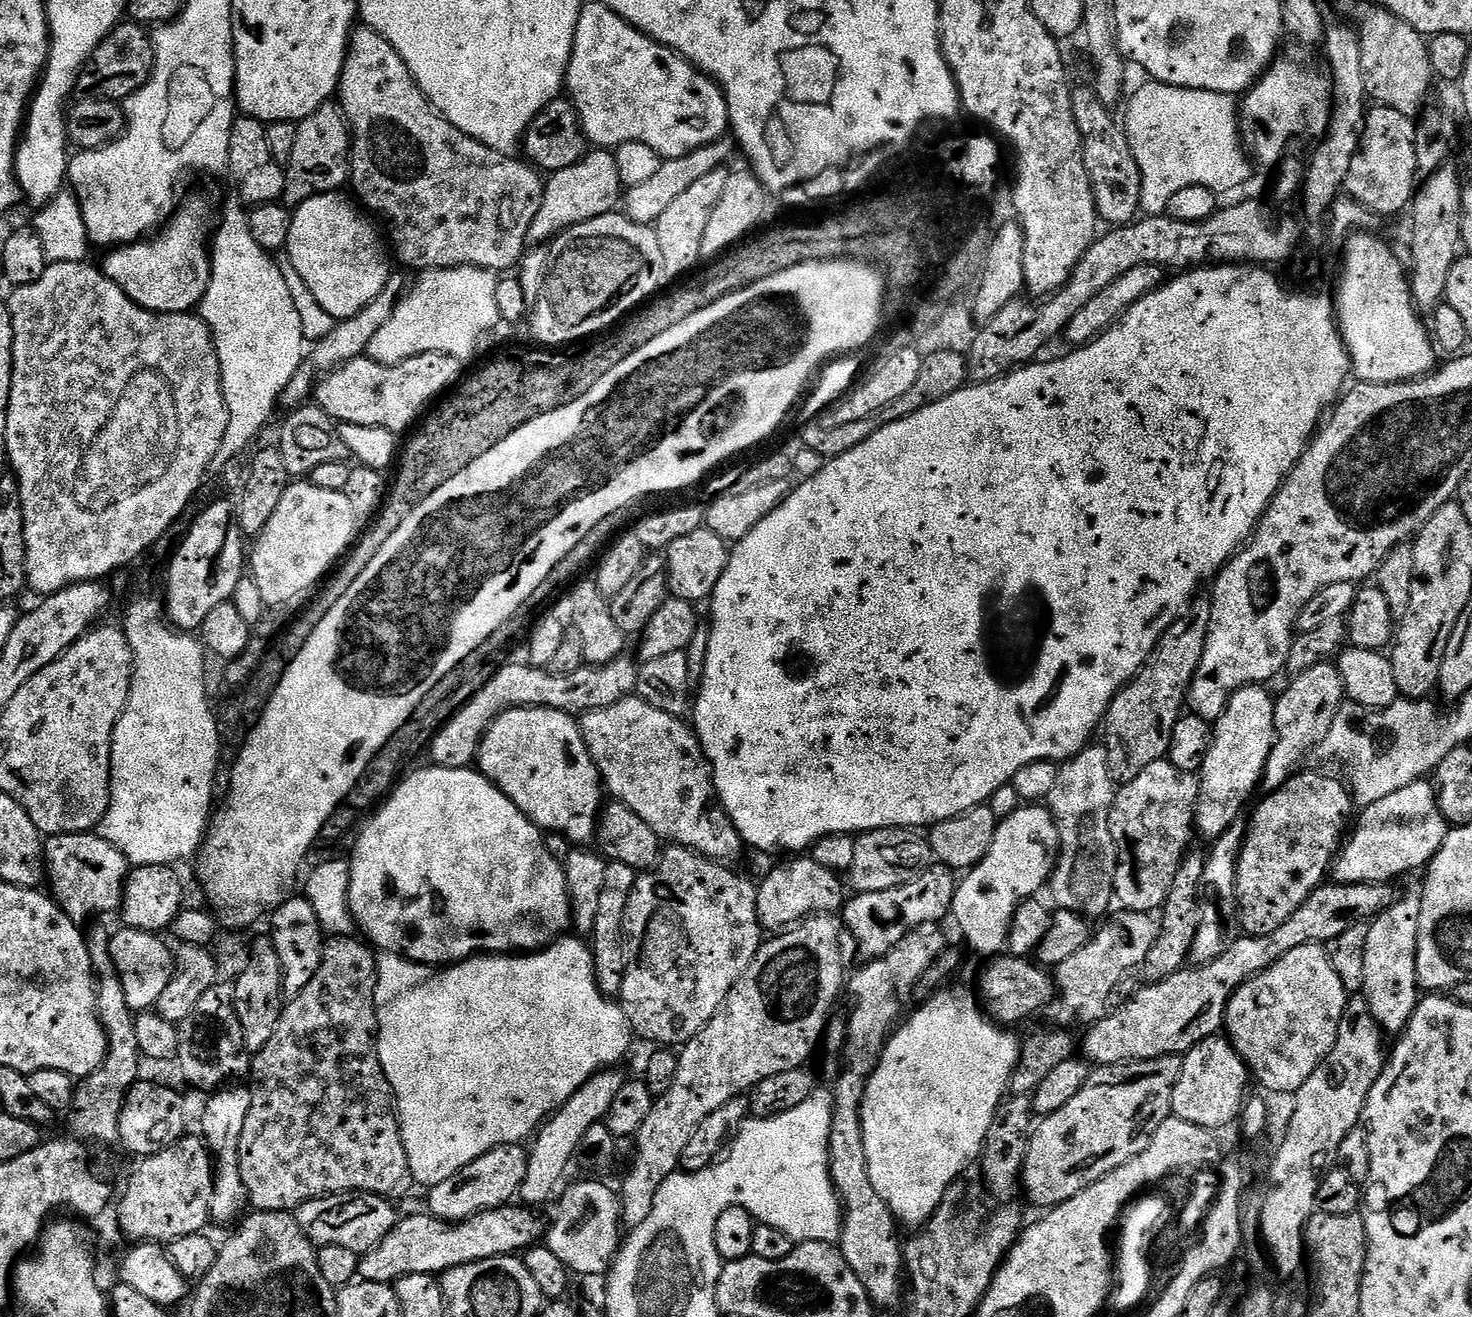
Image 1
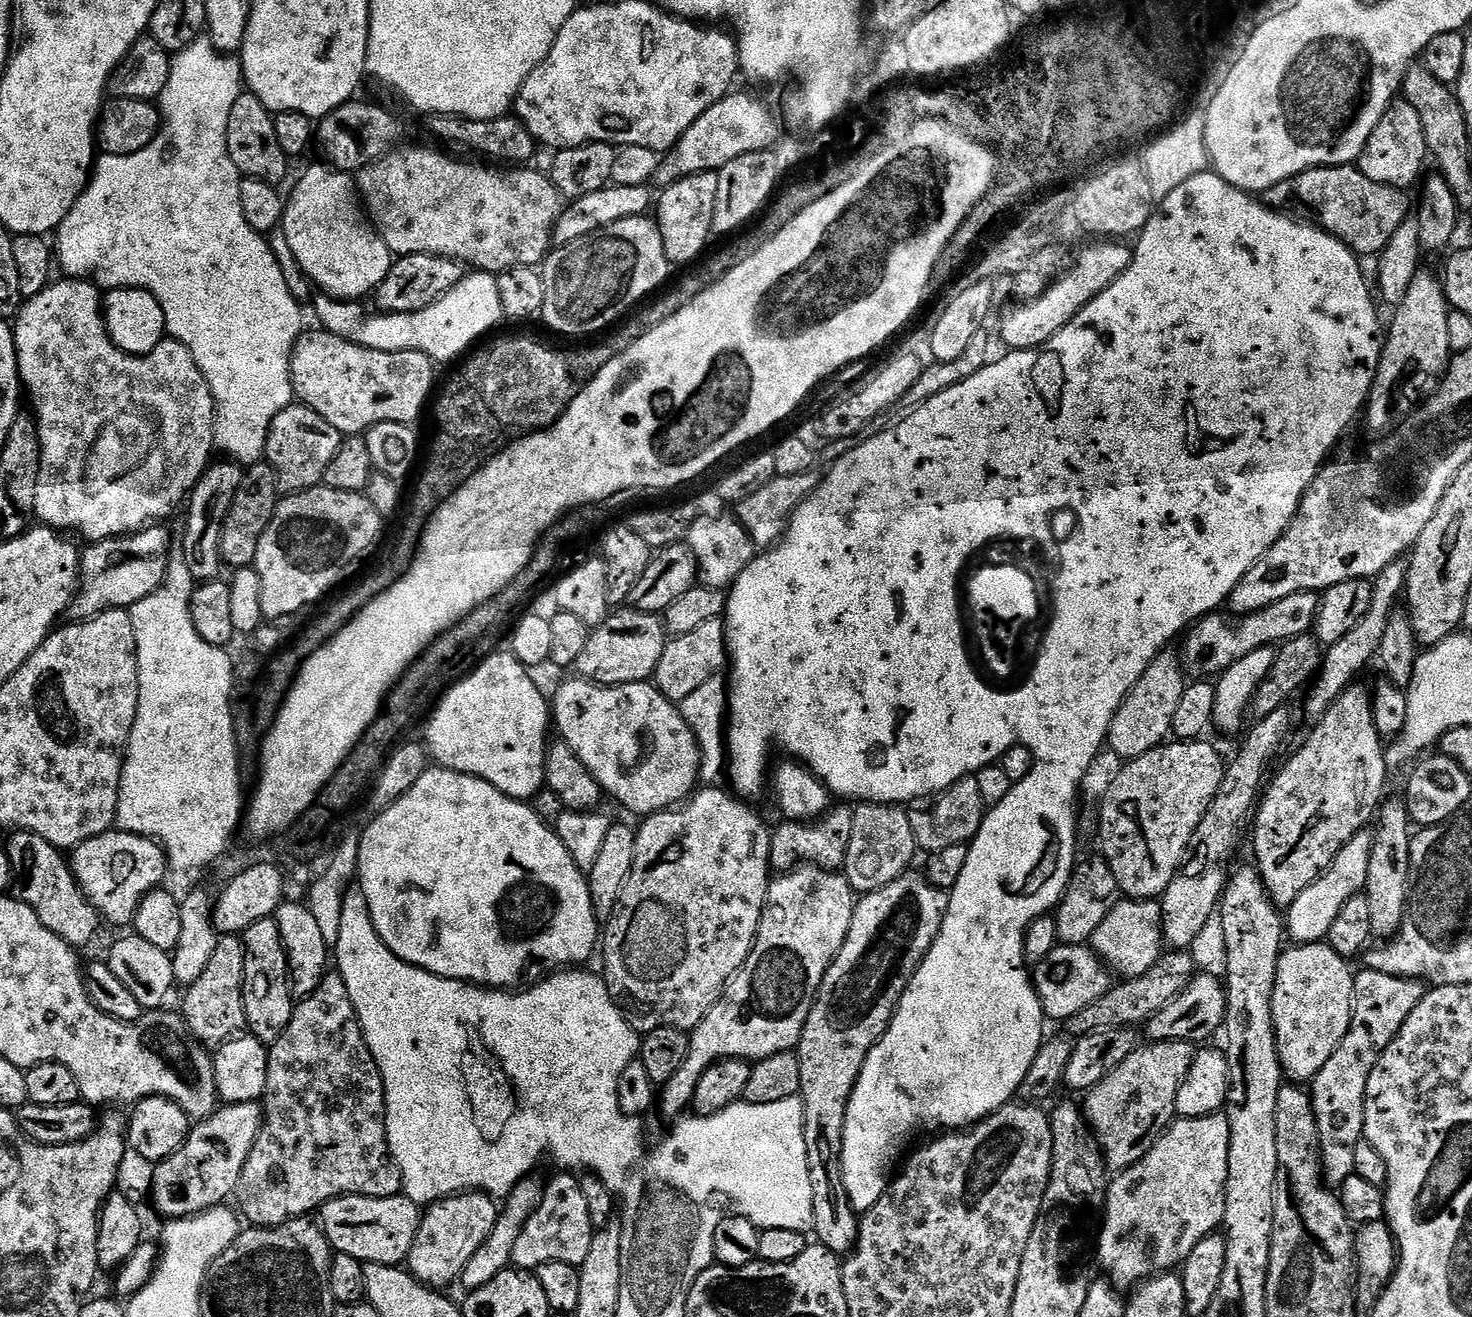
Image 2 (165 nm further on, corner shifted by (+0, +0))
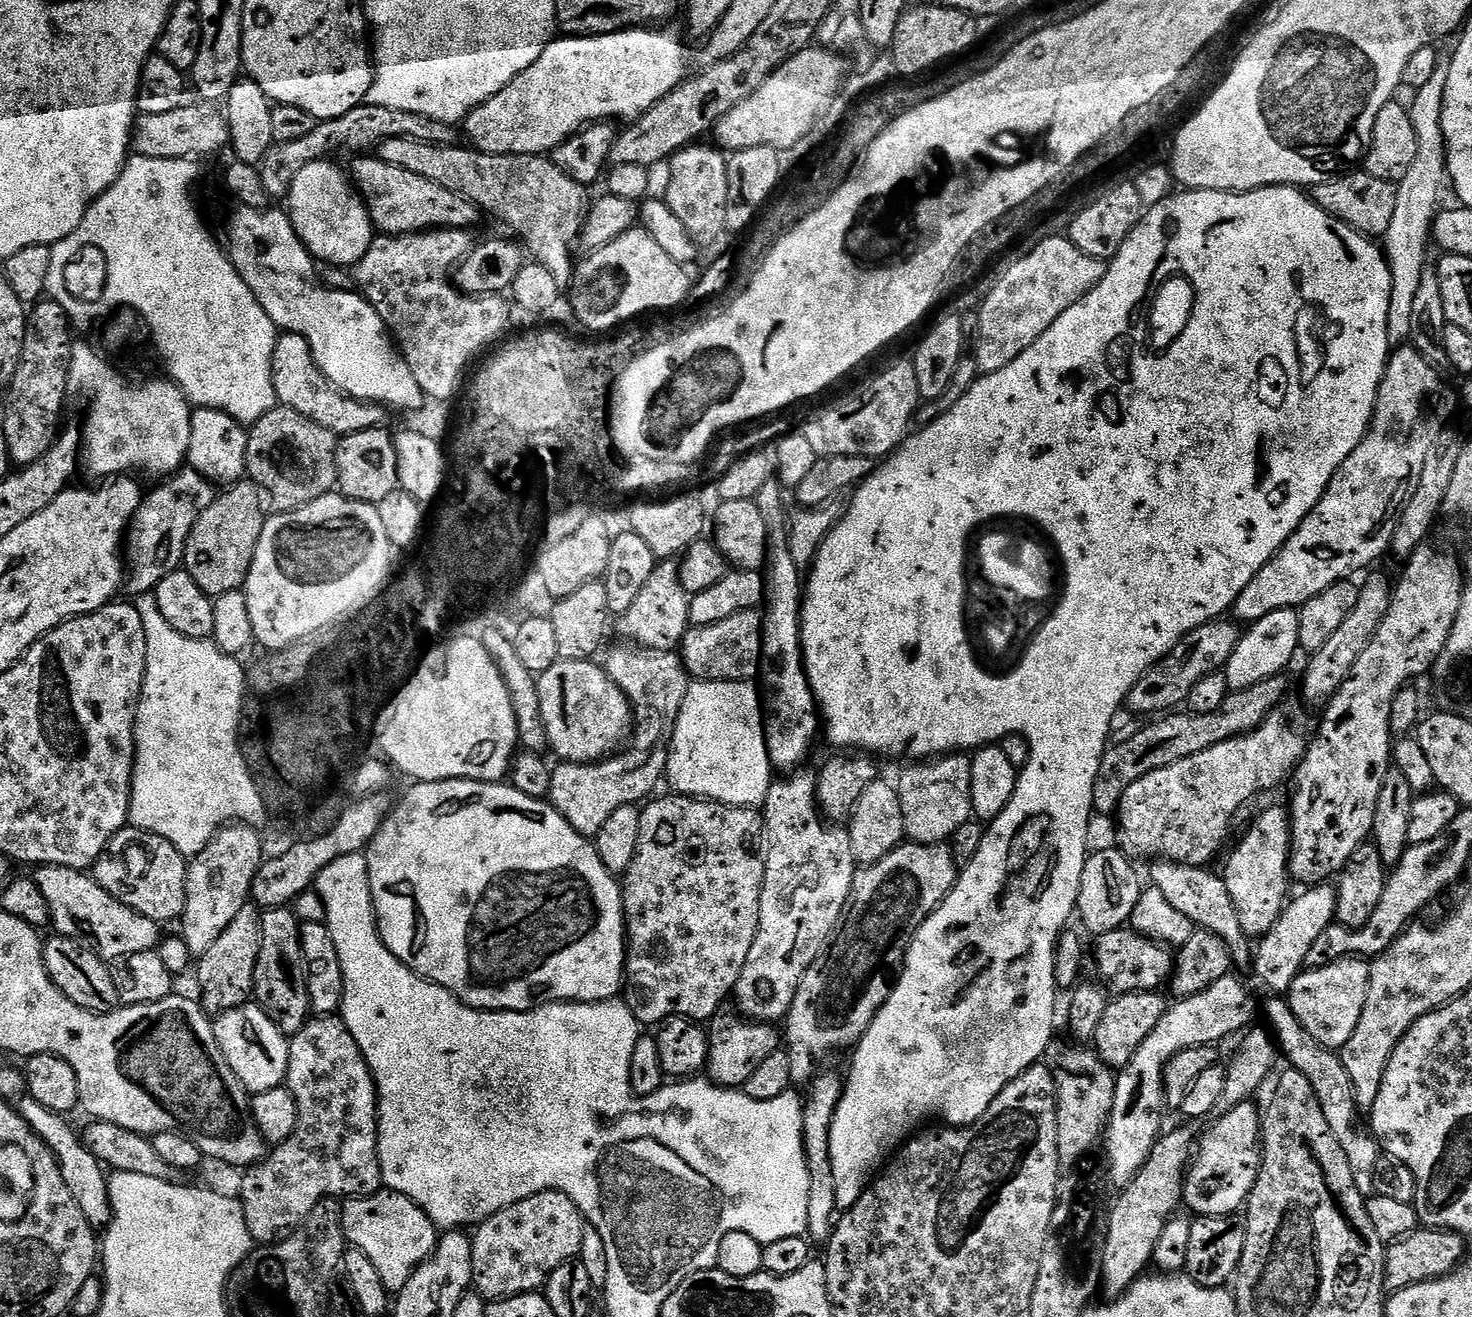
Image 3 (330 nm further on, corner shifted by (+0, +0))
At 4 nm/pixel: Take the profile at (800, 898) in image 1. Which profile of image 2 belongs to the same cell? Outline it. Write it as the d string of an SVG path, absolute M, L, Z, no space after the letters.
M848 806L840 807L844 808L829 807L823 815L811 822L798 820L780 822L772 832L771 867L780 874L791 872L796 865L805 862L829 870L843 869L846 850L850 846L850 834L854 830L854 811Z

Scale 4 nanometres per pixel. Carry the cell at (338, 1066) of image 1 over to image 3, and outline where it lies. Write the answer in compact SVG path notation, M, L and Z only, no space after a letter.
M339 1015L316 1016L315 1018L309 1019L308 1024L302 1026L302 1030L298 1030L298 1034L289 1039L288 1078L286 1086L290 1090L290 1094L294 1094L294 1102L298 1106L298 1126L294 1128L294 1134L290 1134L290 1138L286 1138L281 1144L275 1145L259 1164L253 1164L251 1168L247 1169L246 1176L249 1176L252 1180L242 1181L240 1184L240 1192L238 1191L238 1196L241 1201L248 1202L248 1199L252 1196L252 1208L250 1204L250 1227L252 1229L253 1241L260 1246L279 1245L281 1240L293 1235L293 1233L305 1223L306 1218L312 1215L314 1206L318 1206L320 1200L344 1198L347 1192L376 1192L379 1190L380 1192L374 1193L373 1196L360 1196L357 1200L345 1199L343 1201L344 1215L342 1217L342 1223L344 1225L344 1239L351 1247L362 1250L362 1254L366 1254L366 1258L370 1258L374 1270L378 1270L378 1274L384 1279L384 1285L388 1287L389 1293L398 1294L402 1290L402 1286L406 1286L406 1282L410 1282L410 1278L414 1274L416 1267L418 1267L423 1260L428 1259L432 1251L436 1249L438 1229L435 1222L433 1222L413 1200L406 1198L406 1194L398 1194L391 1190L381 1190L380 1159L378 1158L380 1102L376 1098L376 1080L372 1076L372 1071L368 1069L368 1063L362 1054L362 1050L358 1046L358 1042L354 1042L354 1034L350 1034L350 1030L346 1027L343 1019L341 1019Z

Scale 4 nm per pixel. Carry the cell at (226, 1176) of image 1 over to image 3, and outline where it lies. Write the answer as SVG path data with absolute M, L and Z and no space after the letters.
M249 1002L240 1008L222 1013L215 1017L212 1029L214 1030L214 1038L218 1038L218 1046L226 1058L226 1062L230 1062L230 1070L234 1070L234 1074L243 1082L249 1093L274 1090L287 1081L289 1037L282 1034L280 1027L264 1013L259 1004Z

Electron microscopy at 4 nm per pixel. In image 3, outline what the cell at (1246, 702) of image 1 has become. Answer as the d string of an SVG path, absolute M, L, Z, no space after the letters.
M1283 608L1274 610L1274 614L1266 614L1266 618L1256 620L1243 629L1238 646L1234 646L1234 654L1230 654L1228 663L1222 669L1231 691L1246 690L1246 686L1254 686L1254 682L1262 682L1285 671L1284 667L1298 656L1299 617L1300 613L1296 608Z

